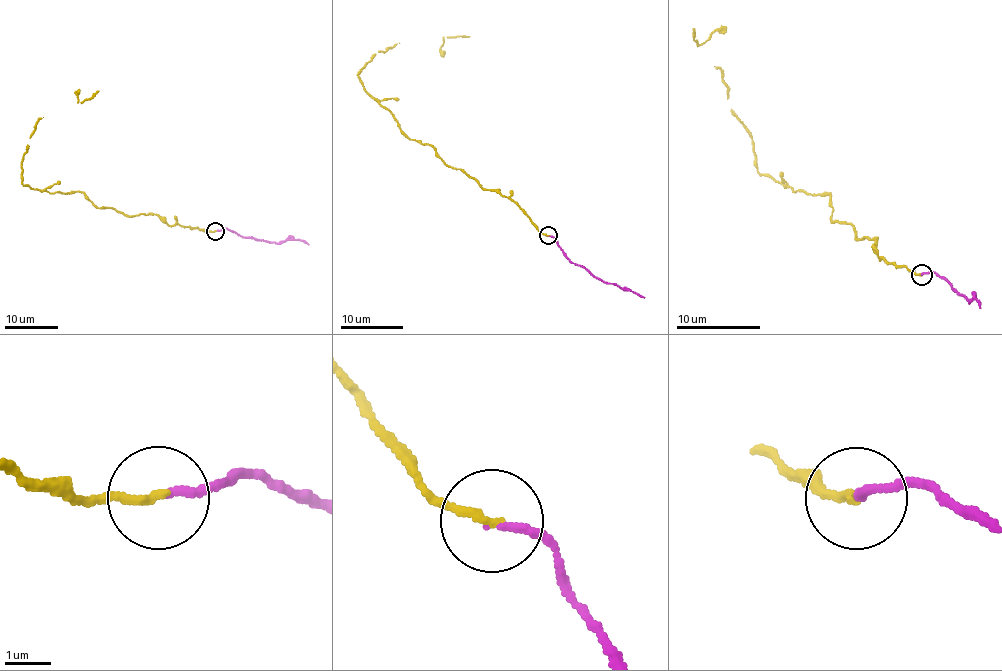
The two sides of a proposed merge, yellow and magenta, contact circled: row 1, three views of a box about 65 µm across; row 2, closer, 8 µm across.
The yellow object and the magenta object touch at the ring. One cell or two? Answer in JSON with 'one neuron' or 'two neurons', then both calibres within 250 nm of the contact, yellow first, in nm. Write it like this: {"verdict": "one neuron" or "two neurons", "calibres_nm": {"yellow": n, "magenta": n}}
{"verdict": "one neuron", "calibres_nm": {"yellow": 180, "magenta": 180}}

